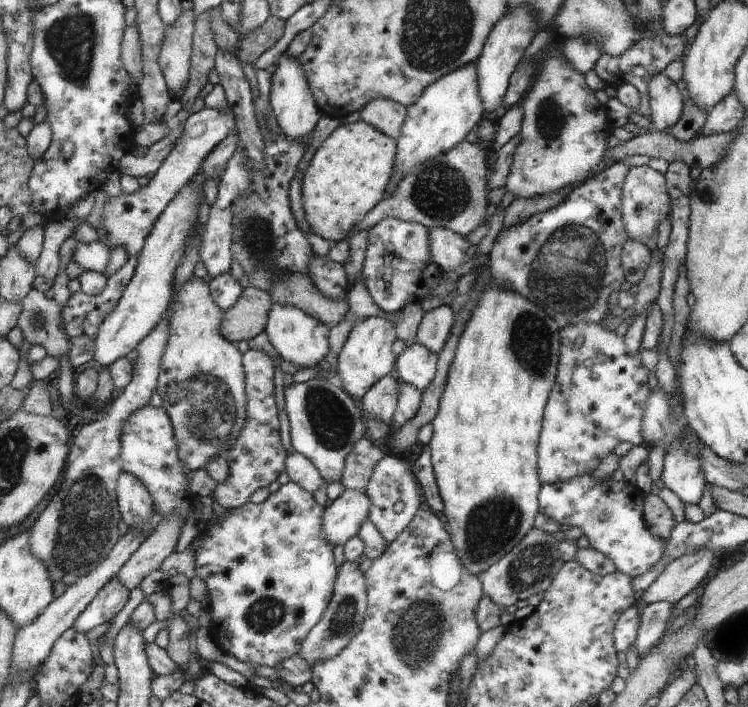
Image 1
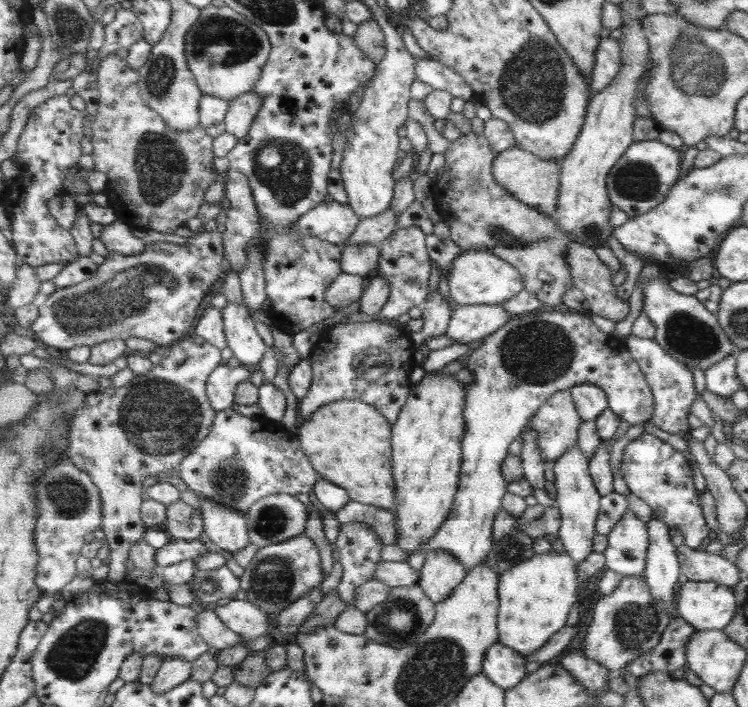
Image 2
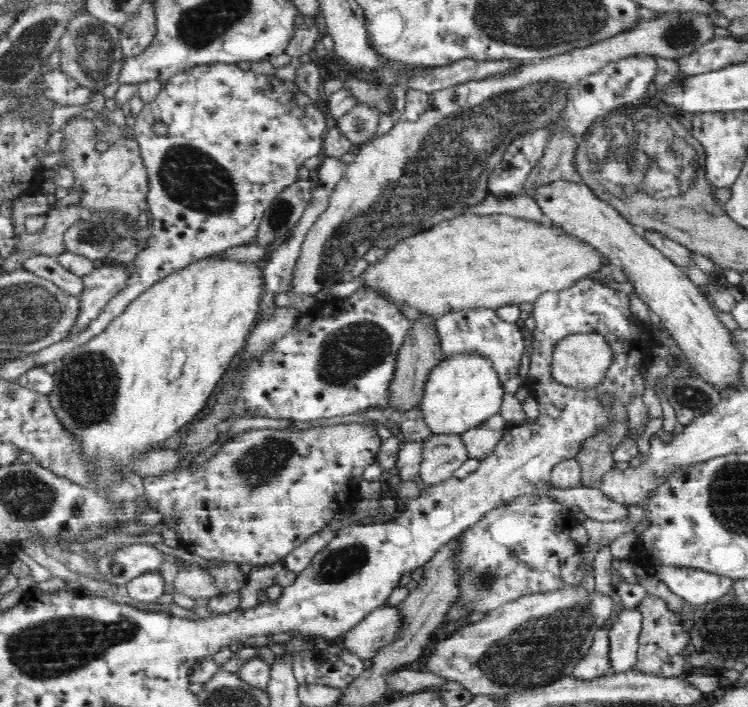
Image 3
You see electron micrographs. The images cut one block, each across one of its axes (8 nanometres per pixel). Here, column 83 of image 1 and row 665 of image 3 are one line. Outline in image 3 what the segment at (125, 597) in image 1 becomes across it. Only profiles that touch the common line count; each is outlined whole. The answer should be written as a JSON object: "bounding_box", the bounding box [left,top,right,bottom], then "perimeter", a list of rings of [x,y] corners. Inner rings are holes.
{"bounding_box":[610,607,643,673],"perimeter":[[[638,607],[617,611],[610,624],[610,661],[614,673],[633,669],[642,630],[643,617]]]}

